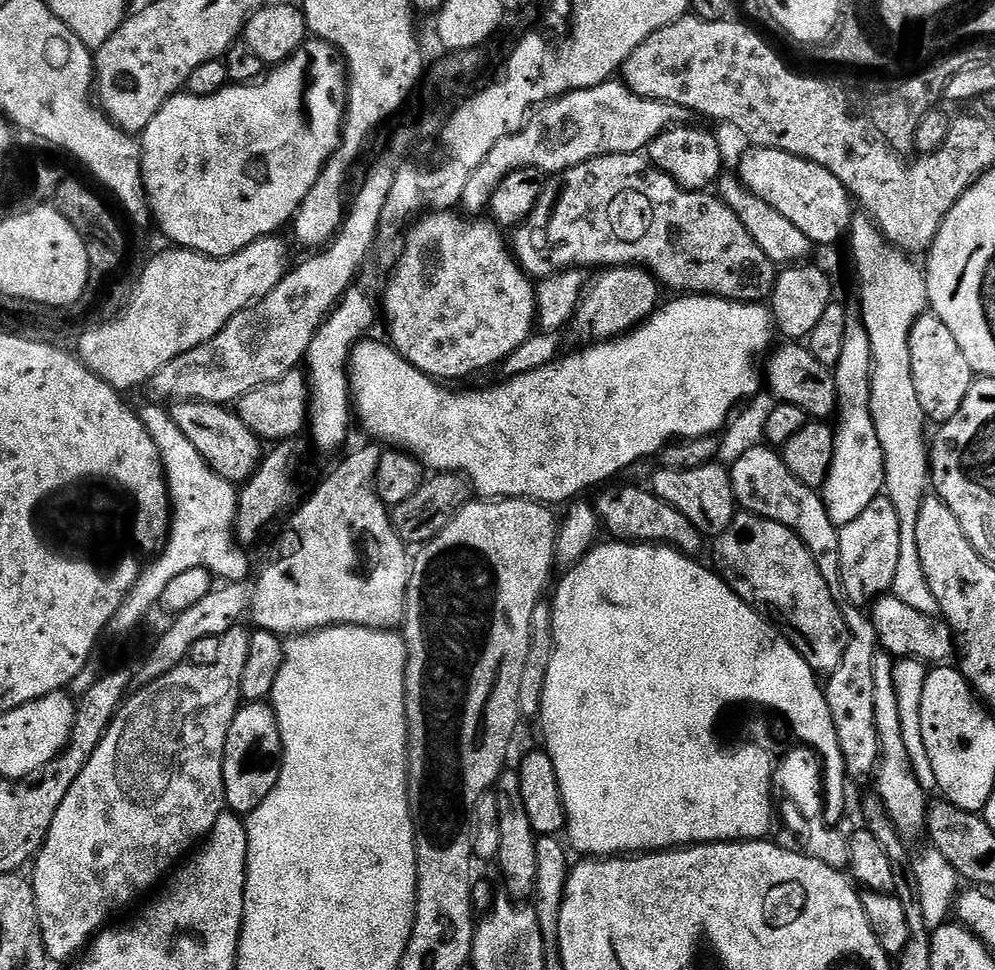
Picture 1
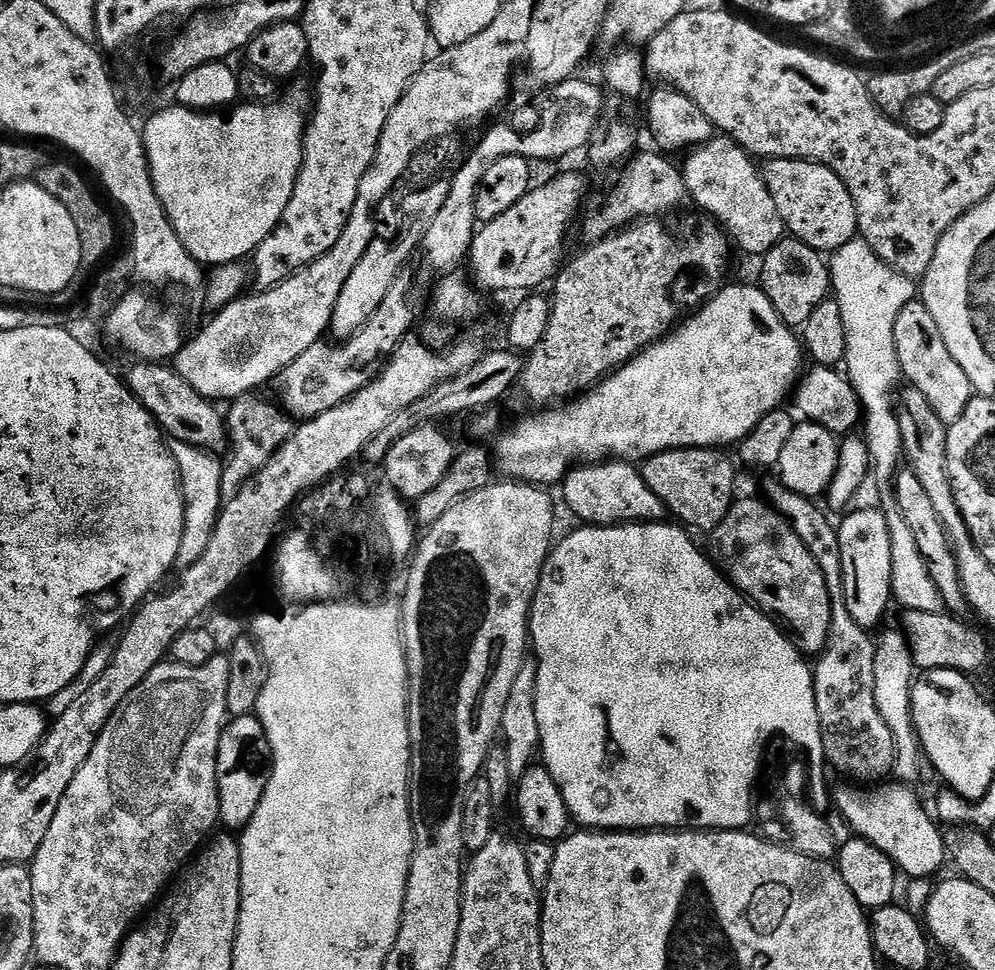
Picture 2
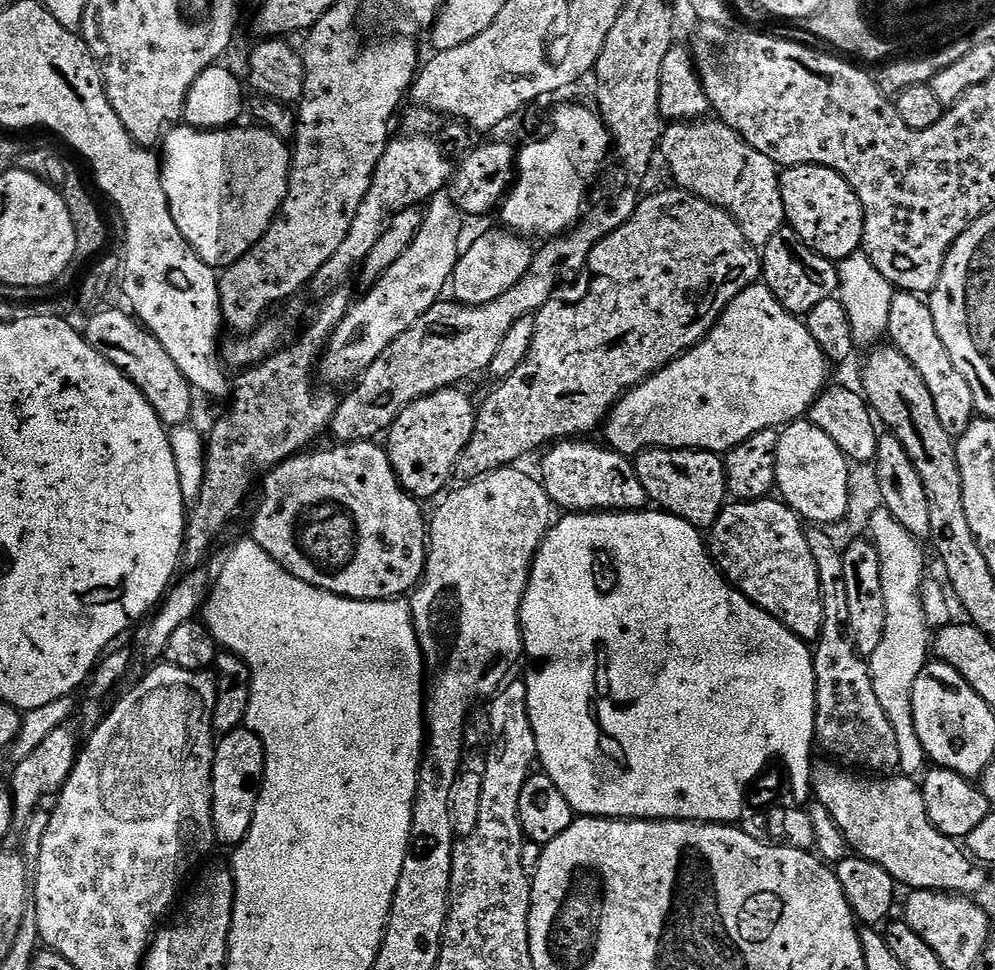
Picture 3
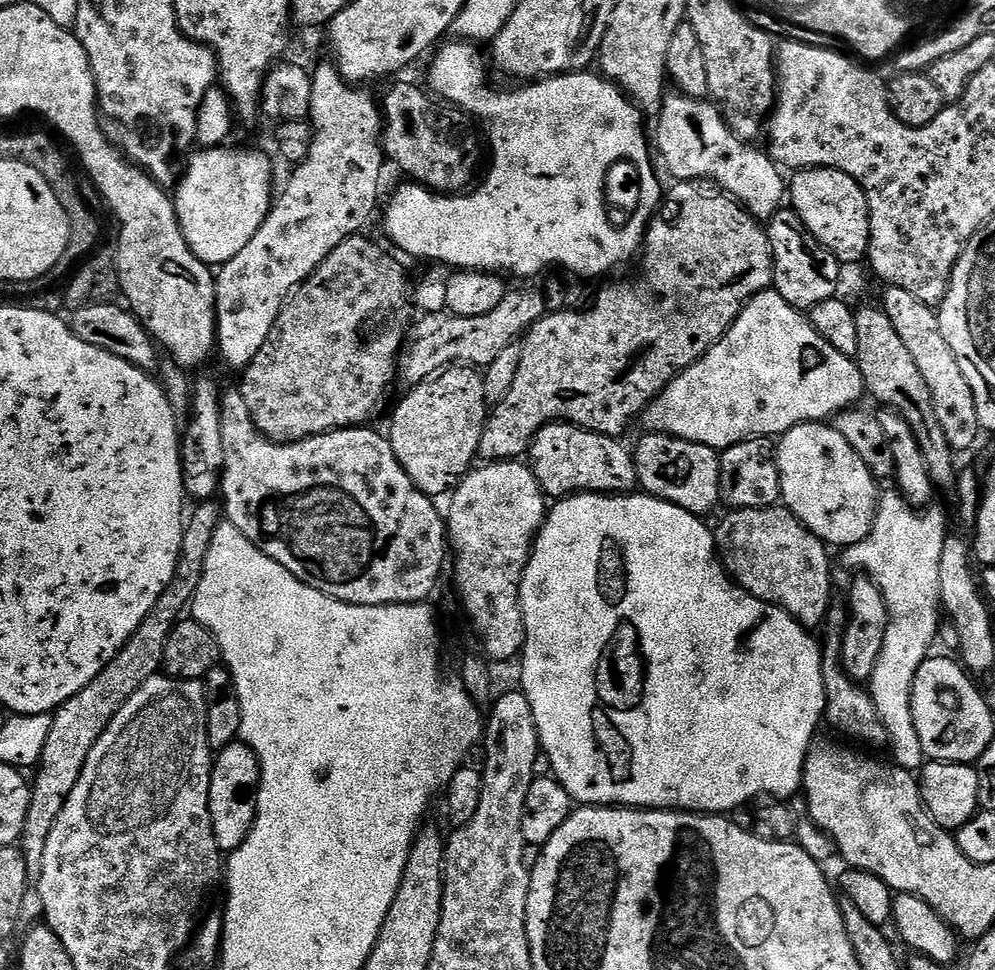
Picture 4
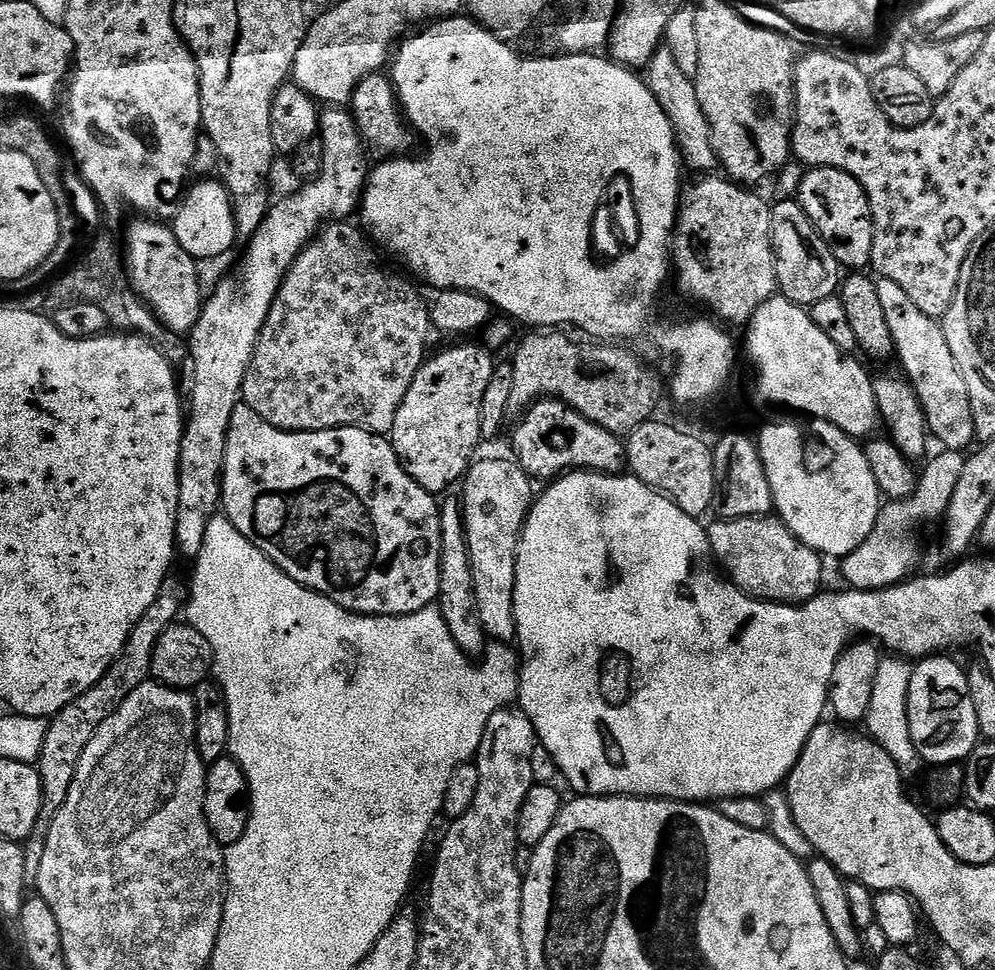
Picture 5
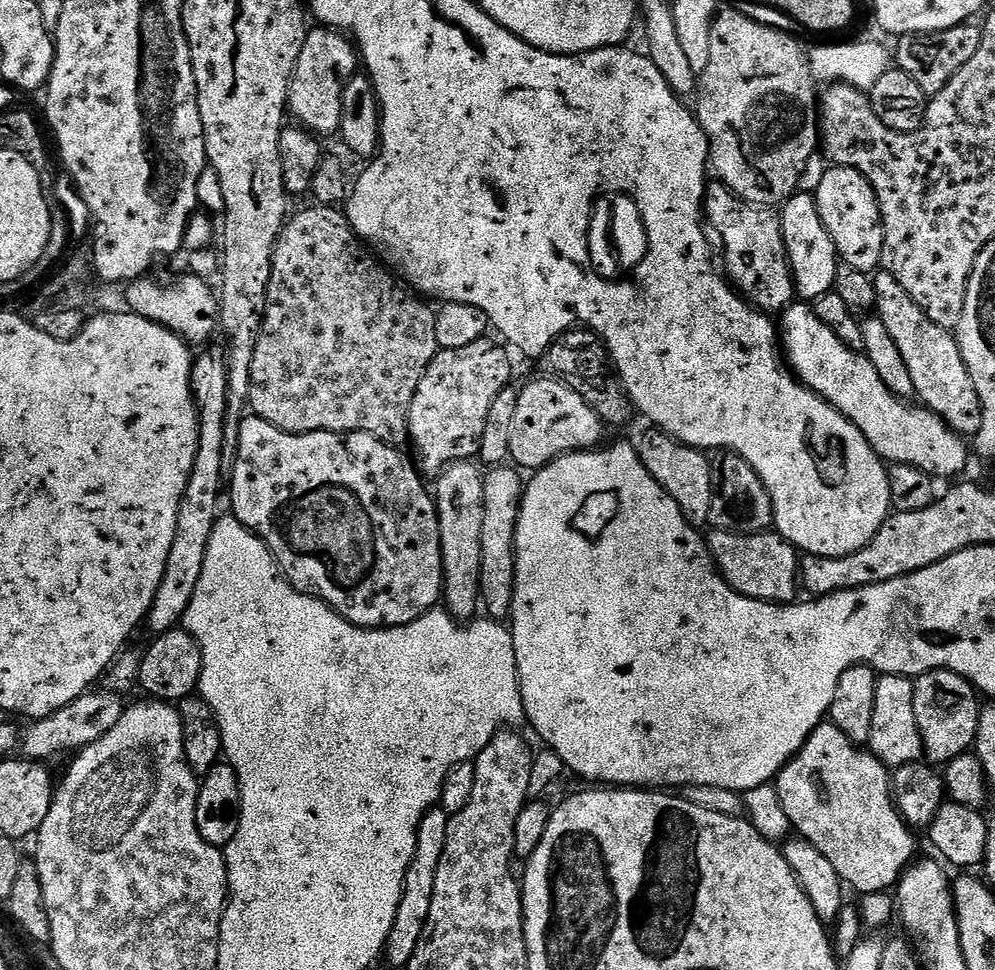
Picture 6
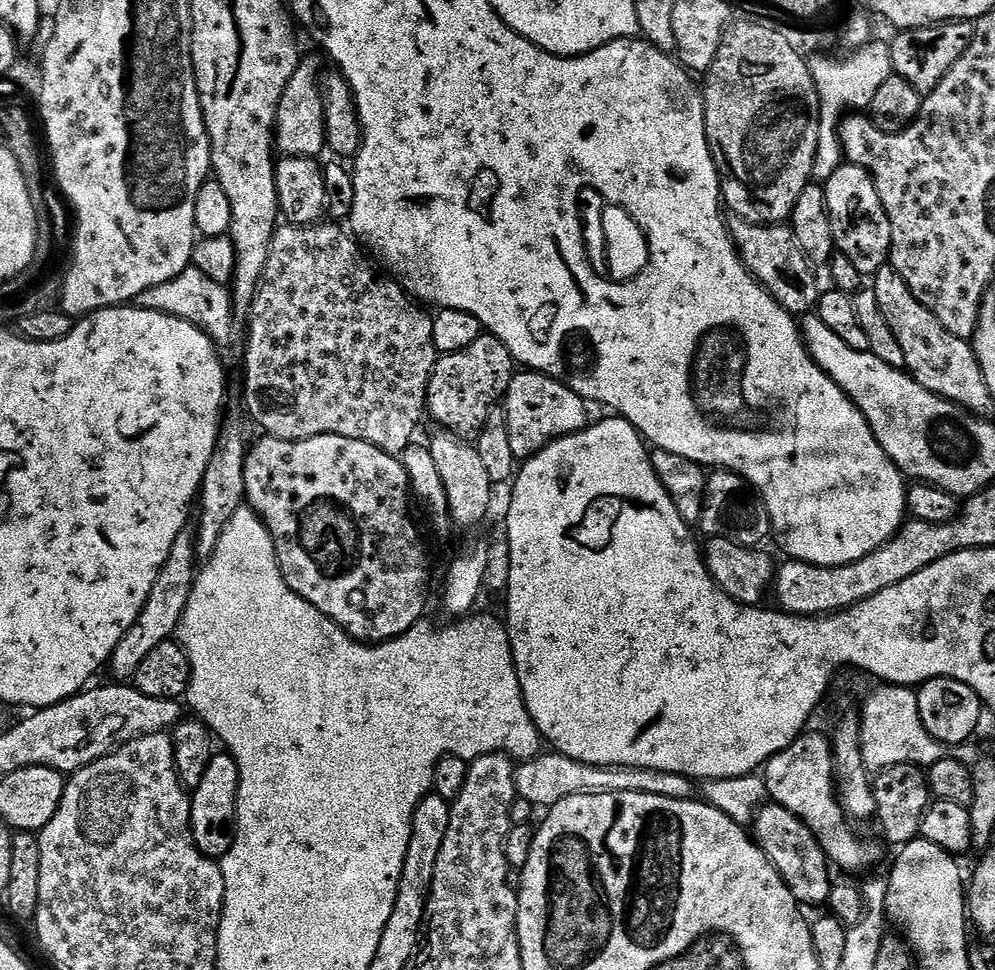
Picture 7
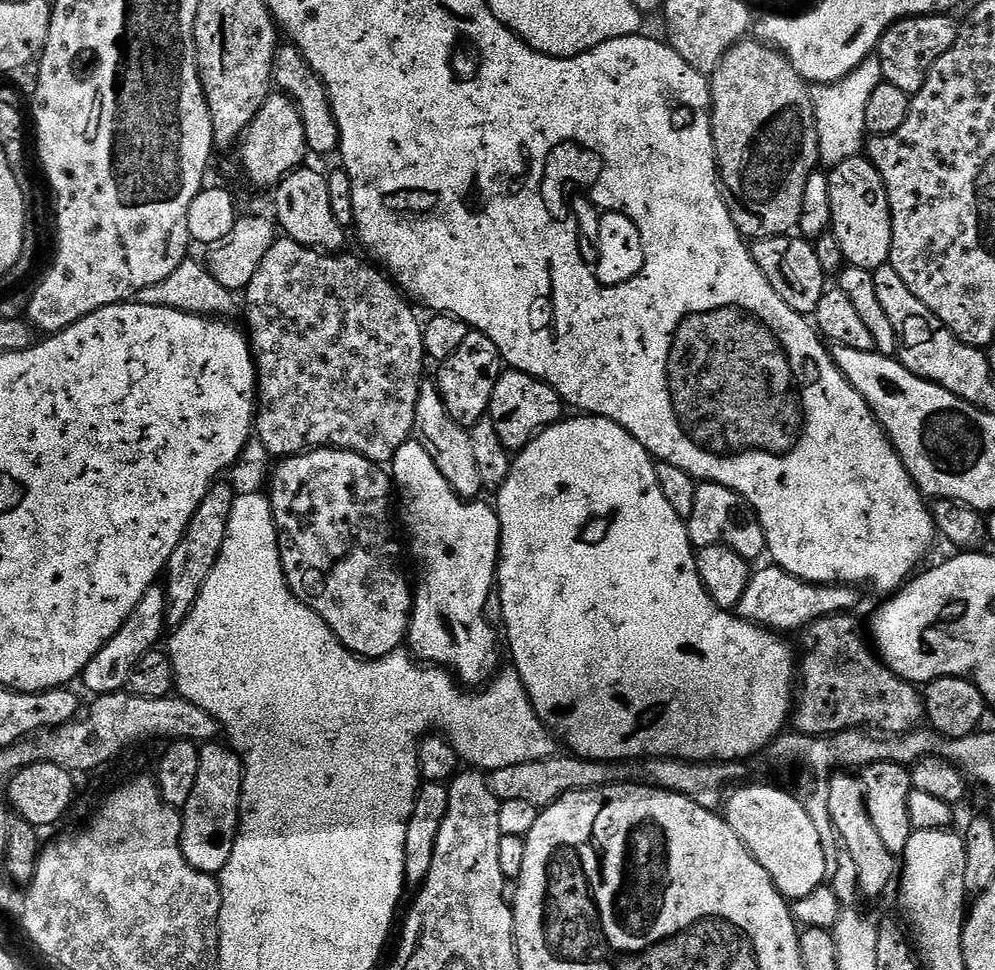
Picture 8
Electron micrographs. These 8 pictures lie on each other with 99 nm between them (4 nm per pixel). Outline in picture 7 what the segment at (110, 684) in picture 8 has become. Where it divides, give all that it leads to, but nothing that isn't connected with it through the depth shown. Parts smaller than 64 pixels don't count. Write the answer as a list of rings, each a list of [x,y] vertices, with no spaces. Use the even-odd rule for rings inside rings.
[[[185,530],[178,534],[178,538],[174,538],[174,546],[170,546],[170,554],[166,554],[166,562],[162,562],[158,578],[154,578],[154,586],[150,589],[150,598],[146,598],[146,606],[142,606],[142,614],[138,614],[134,626],[126,630],[122,642],[118,642],[114,650],[110,661],[113,681],[131,681],[145,658],[156,647],[162,646],[162,642],[175,637],[176,628],[182,622],[182,614],[186,610],[186,602],[190,602],[197,571],[196,537],[191,531]]]

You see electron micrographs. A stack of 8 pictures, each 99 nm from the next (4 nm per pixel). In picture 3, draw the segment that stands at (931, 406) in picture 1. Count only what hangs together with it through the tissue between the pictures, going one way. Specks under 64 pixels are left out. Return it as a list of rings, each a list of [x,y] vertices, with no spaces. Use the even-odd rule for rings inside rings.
[[[897,291],[890,302],[890,322],[887,339],[892,347],[897,348],[914,365],[914,370],[922,374],[922,382],[930,389],[934,397],[934,407],[938,410],[938,418],[946,429],[946,434],[958,438],[972,425],[977,415],[974,394],[970,390],[970,382],[962,378],[958,366],[950,358],[950,350],[942,343],[938,335],[938,326],[934,326],[934,314],[930,310],[928,300],[914,292]]]

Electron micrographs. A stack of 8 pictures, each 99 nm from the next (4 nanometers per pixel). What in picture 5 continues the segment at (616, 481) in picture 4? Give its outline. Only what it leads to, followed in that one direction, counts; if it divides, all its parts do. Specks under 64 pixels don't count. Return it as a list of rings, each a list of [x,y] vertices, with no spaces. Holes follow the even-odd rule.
[[[559,398],[537,400],[523,413],[520,425],[512,436],[514,459],[533,481],[551,482],[566,472],[587,470],[620,474],[626,468],[626,444],[610,430],[602,430],[590,418],[578,414]]]

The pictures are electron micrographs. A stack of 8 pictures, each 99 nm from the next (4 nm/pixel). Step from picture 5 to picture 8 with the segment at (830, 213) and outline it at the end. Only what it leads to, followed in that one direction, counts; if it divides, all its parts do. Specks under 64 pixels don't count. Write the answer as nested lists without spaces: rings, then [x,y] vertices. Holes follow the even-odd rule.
[[[861,154],[828,172],[830,182],[831,233],[842,246],[845,261],[854,268],[875,270],[892,258],[892,211],[888,187],[882,174]]]

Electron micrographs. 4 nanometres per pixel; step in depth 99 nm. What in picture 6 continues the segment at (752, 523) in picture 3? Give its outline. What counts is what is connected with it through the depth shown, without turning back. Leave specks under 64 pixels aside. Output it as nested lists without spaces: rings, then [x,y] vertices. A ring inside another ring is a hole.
[[[719,530],[709,533],[706,536],[708,551],[720,575],[730,587],[744,596],[771,604],[790,604],[797,599],[800,556],[798,549],[789,540],[772,530],[756,530],[751,534]]]

